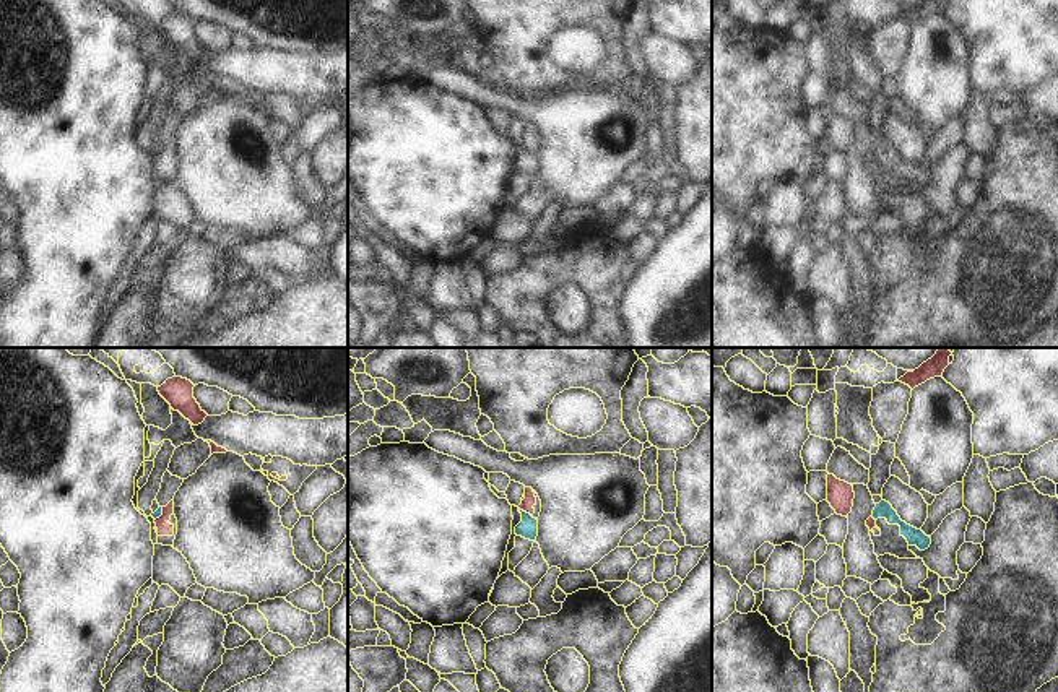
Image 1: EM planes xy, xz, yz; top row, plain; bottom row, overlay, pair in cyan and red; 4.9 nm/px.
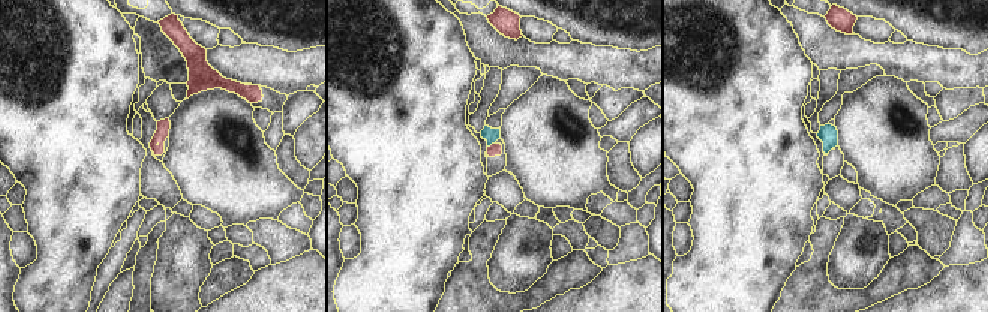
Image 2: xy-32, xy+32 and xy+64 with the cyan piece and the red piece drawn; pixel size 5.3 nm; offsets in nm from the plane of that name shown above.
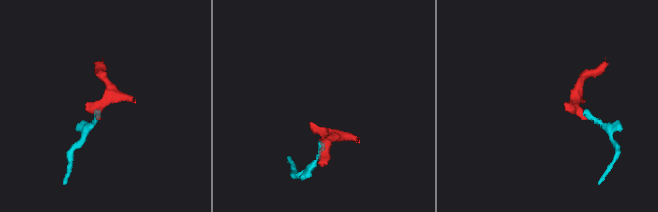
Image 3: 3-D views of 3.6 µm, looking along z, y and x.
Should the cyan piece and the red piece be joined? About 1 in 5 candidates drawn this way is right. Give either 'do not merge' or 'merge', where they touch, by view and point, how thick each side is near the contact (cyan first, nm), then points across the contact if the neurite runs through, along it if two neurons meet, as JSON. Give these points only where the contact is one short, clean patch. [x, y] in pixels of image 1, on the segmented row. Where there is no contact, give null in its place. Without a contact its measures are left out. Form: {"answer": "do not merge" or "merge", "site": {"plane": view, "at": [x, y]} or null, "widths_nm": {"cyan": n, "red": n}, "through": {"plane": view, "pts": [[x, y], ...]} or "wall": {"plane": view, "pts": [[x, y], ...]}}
{"answer": "do not merge", "site": {"plane": "xz", "at": [525, 512]}, "widths_nm": {"cyan": 100, "red": 70}, "wall": {"plane": "xz", "pts": [[519, 507], [530, 515]]}}

